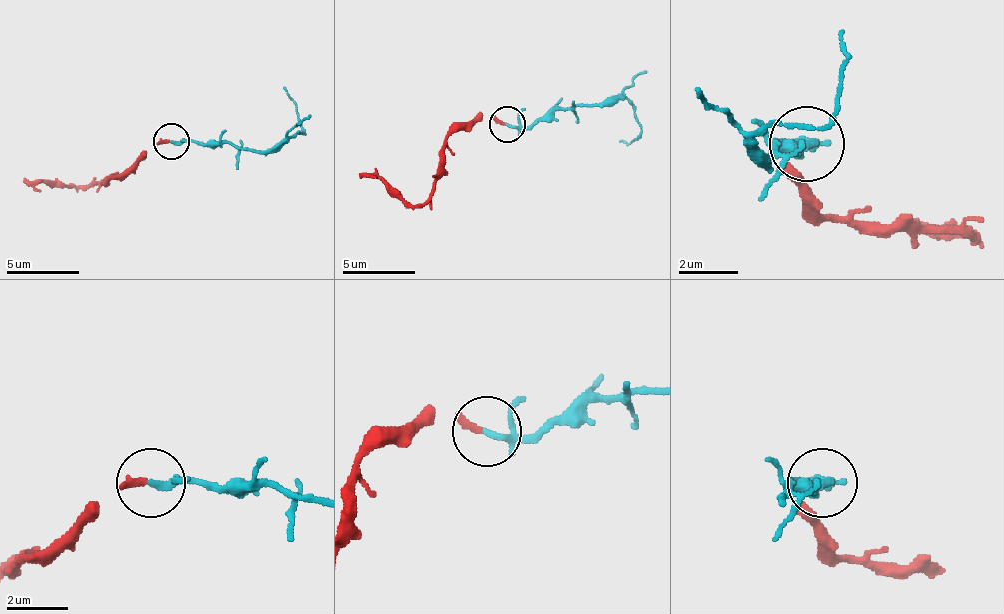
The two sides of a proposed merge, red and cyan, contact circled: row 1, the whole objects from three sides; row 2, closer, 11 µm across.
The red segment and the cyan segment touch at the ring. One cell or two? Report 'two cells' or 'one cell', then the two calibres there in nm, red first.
one cell | 240/170 nm

